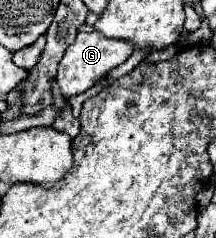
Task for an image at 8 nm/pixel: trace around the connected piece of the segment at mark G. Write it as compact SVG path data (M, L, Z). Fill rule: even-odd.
M98 31L78 33L76 41L66 49L60 65L58 65L58 87L64 97L78 95L94 85L96 79L110 73L114 67L122 65L134 51L134 45L128 41L106 39L106 35L98 35Z

